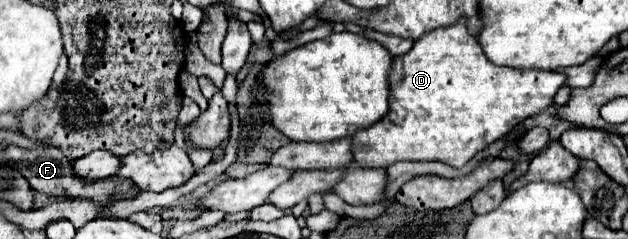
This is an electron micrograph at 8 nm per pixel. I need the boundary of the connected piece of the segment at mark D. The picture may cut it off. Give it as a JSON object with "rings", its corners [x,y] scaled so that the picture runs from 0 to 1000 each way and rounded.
{"rings":[[[737,84],[731,100],[718,100],[712,117],[693,117],[670,151],[658,184],[658,201],[645,234],[629,234],[629,268],[623,268],[623,435],[616,485],[594,519],[591,536],[578,536],[578,552],[565,552],[559,577],[565,586],[562,669],[575,703],[616,703],[632,669],[654,678],[705,678],[721,703],[734,703],[772,611],[798,586],[811,544],[830,519],[836,494],[858,477],[874,435],[881,435],[881,402],[896,360],[900,318],[871,293],[826,293],[826,285],[801,285],[788,276],[769,226],[756,151],[747,142]]]}

